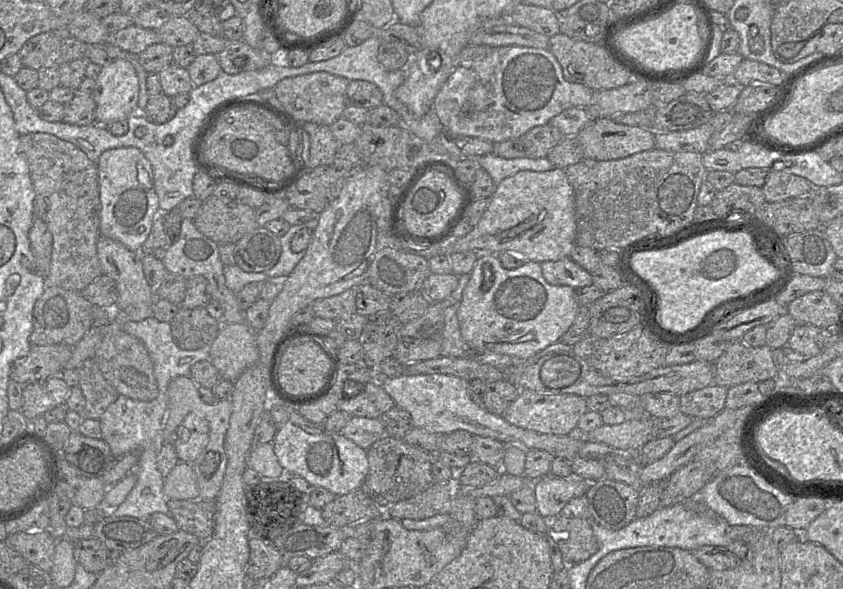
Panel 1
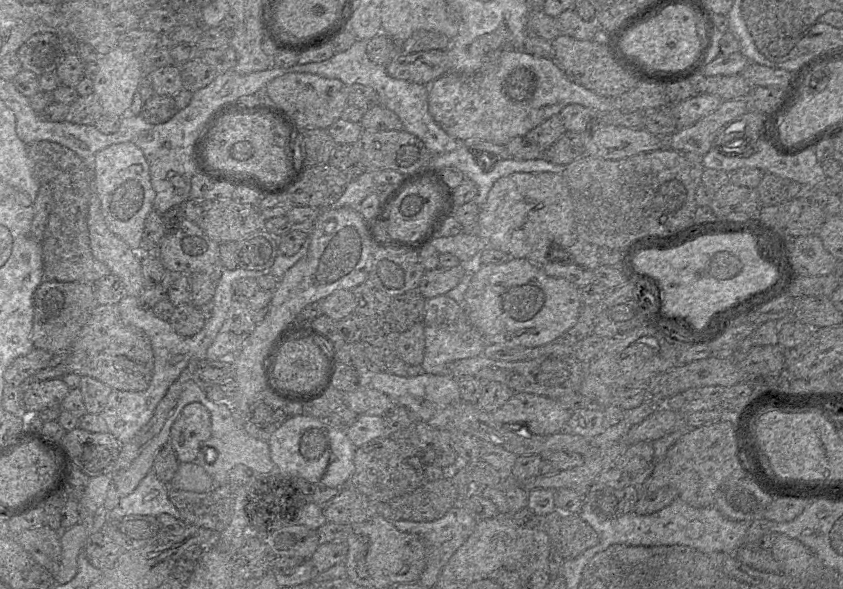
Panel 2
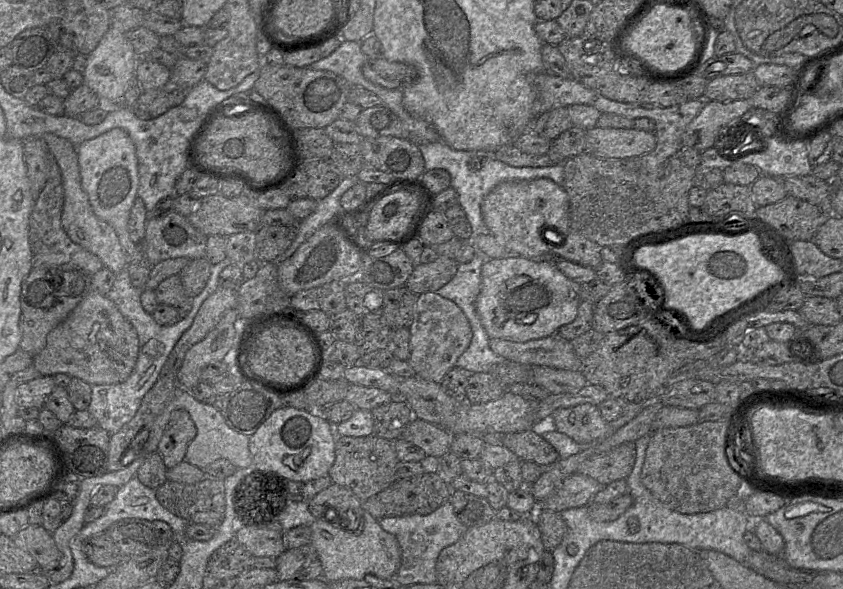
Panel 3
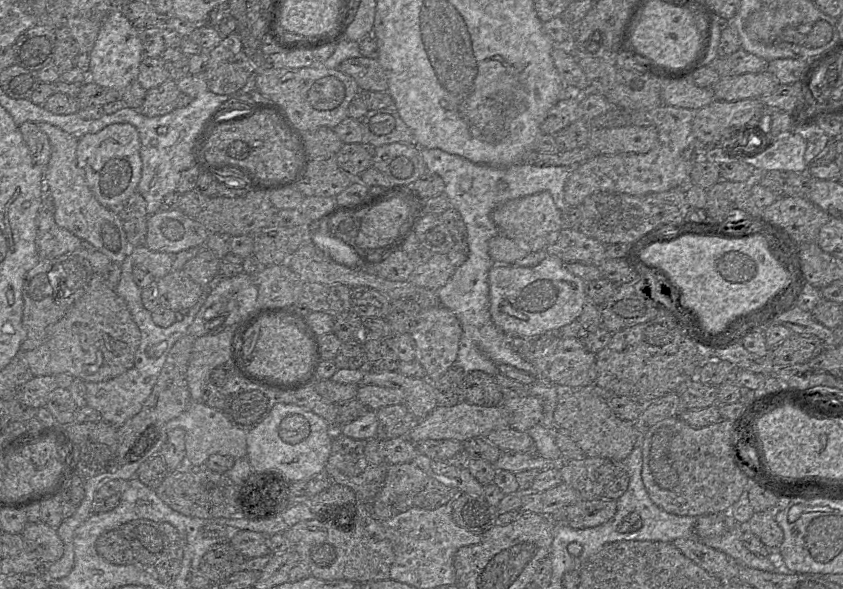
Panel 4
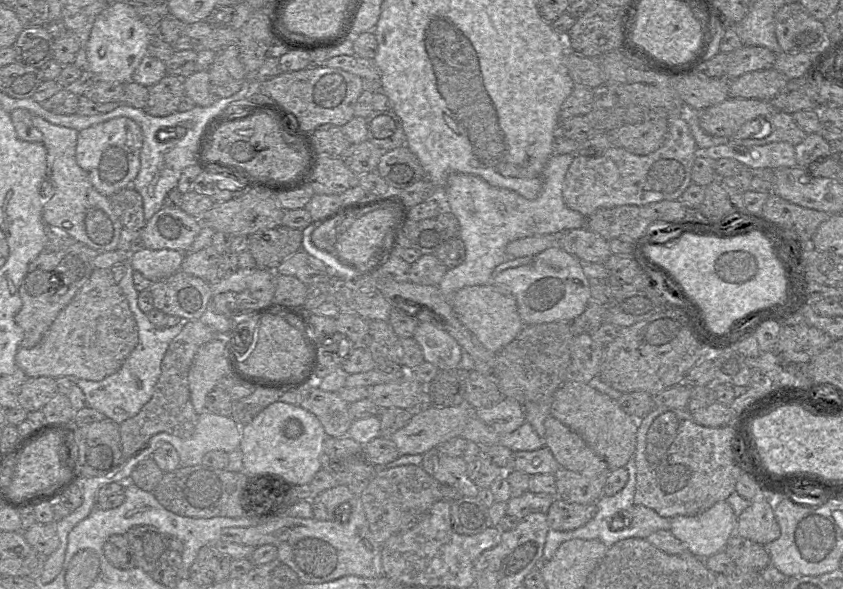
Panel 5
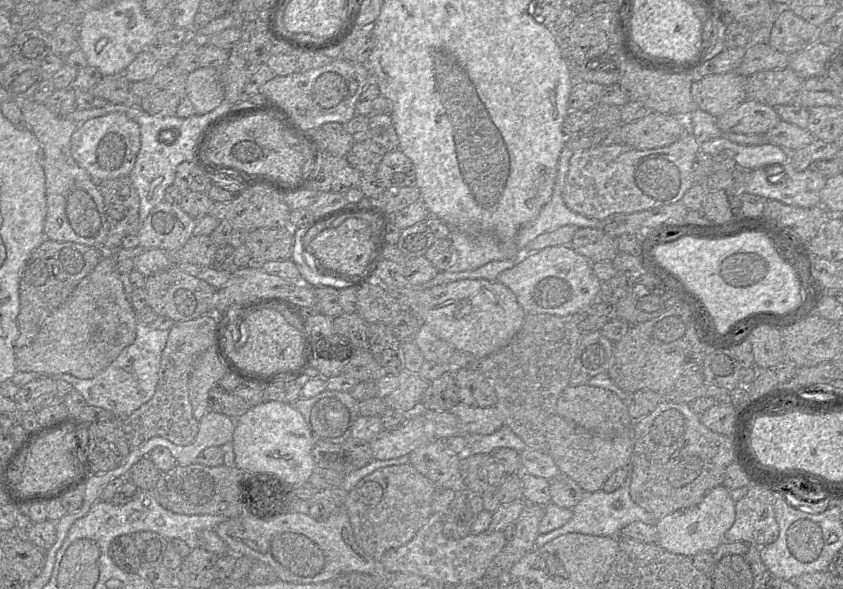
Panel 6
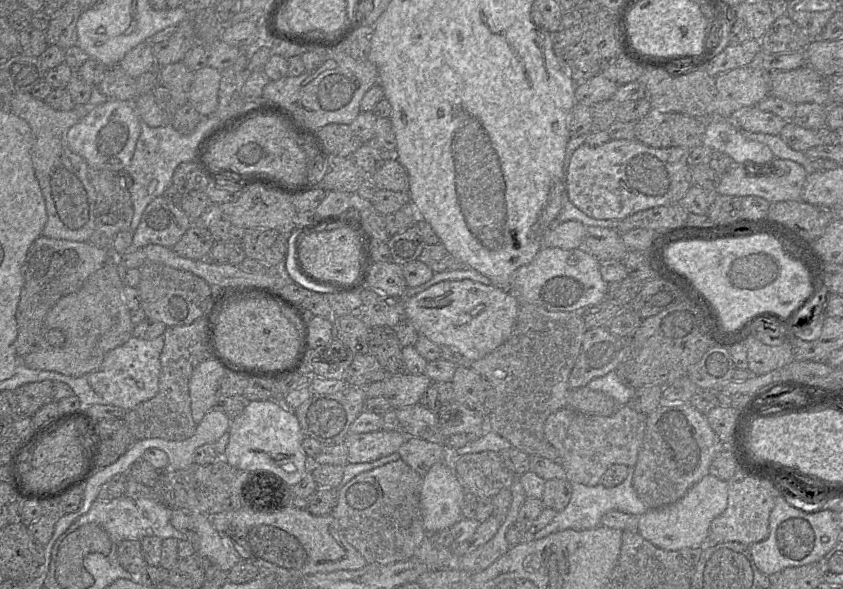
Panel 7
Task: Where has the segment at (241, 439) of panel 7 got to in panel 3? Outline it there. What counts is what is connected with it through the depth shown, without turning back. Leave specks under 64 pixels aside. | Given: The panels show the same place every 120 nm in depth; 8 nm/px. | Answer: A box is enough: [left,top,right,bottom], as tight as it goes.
[249,407,335,482]

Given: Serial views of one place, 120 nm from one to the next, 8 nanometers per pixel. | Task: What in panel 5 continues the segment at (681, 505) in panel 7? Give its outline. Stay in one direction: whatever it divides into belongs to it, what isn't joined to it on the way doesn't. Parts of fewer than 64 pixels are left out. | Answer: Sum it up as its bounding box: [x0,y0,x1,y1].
[670,500,737,559]

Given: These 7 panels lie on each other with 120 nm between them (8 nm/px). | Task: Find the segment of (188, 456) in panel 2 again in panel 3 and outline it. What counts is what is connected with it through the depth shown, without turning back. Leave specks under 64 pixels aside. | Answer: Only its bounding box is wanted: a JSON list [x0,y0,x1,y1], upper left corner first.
[157,409,196,469]

